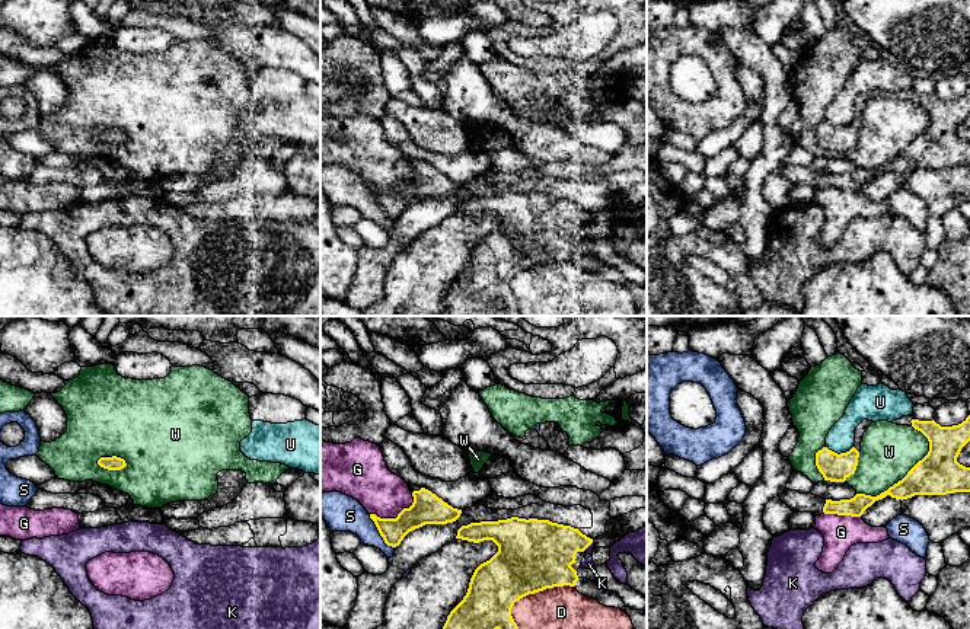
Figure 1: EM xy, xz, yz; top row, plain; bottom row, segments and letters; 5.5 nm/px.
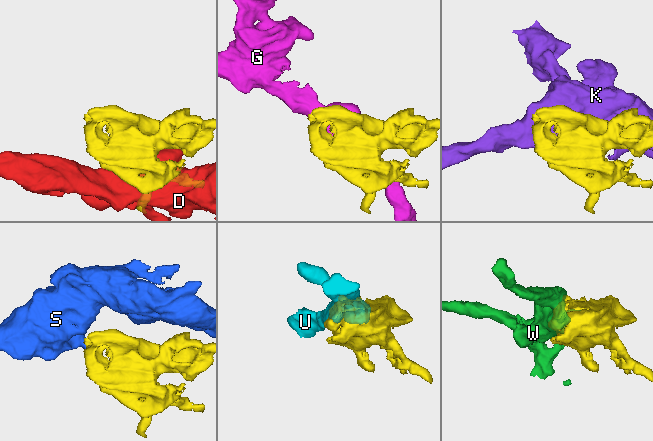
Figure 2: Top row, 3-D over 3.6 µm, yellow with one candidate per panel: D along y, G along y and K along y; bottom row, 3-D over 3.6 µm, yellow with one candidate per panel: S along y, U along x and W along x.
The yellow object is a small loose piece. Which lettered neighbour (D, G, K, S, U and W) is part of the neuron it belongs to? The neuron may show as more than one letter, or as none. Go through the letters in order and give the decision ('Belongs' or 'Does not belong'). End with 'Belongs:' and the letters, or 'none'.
D: Does not belong
G: Does not belong
K: Does not belong
S: Does not belong
U: Does not belong
W: Does not belong
Belongs: none

